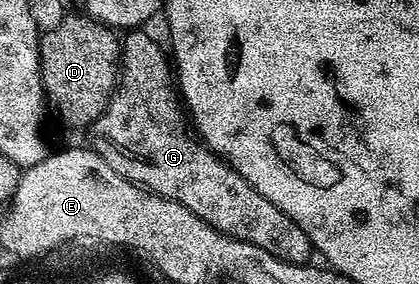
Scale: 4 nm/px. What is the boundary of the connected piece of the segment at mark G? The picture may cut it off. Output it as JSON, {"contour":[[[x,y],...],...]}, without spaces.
{"contour":[[[132,29],[125,34],[128,36],[123,36],[118,82],[106,109],[87,132],[92,150],[99,153],[110,169],[137,187],[186,205],[190,213],[202,217],[202,221],[231,239],[258,245],[258,249],[266,249],[287,263],[307,264],[314,248],[306,233],[190,130],[174,82],[173,64],[165,48],[163,51],[146,32]]]}

